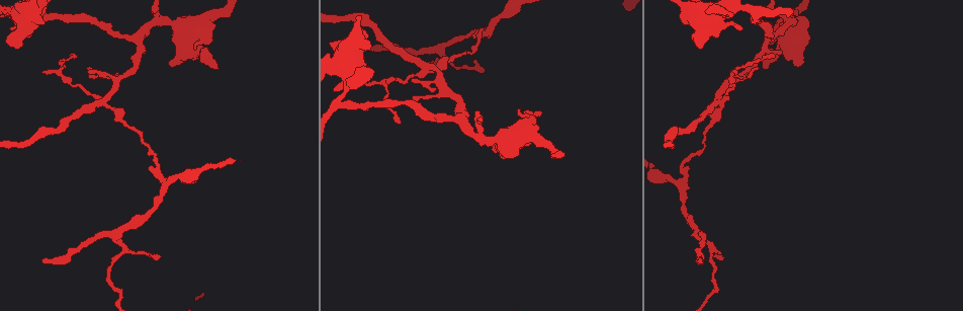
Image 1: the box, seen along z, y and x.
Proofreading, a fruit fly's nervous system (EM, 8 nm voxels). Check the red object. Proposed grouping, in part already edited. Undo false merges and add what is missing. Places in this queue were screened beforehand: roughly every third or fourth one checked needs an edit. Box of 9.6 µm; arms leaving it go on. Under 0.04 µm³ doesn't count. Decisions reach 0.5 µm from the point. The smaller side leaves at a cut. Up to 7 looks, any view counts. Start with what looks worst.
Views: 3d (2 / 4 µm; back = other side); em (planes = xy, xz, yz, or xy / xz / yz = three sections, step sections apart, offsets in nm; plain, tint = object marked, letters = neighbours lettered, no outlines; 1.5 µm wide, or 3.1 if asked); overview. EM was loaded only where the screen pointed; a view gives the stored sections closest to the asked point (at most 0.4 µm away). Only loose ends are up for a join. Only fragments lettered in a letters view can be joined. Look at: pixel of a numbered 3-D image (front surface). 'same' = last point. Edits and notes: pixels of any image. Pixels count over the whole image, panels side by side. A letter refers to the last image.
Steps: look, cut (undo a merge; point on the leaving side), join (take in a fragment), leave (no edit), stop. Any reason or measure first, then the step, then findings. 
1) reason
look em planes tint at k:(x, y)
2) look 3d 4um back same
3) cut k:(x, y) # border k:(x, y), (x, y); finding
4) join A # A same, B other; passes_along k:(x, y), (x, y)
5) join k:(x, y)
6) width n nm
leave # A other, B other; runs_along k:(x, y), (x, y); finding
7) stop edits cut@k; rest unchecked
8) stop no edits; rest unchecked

free end
look 3d 2um at 1:(43, 258)

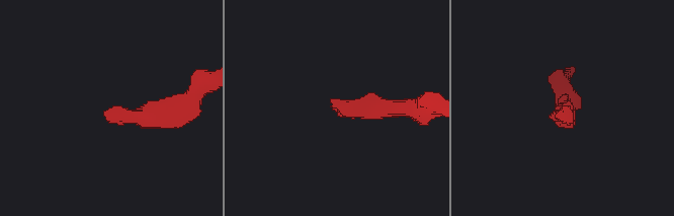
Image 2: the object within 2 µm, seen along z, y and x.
now the EM
look em planes plain at 2:(330, 101)

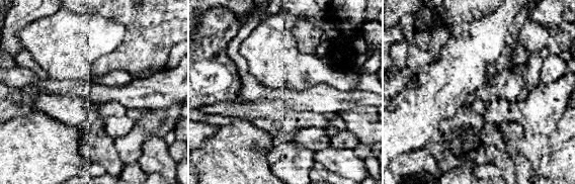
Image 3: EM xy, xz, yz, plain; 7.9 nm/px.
look em planes letters same

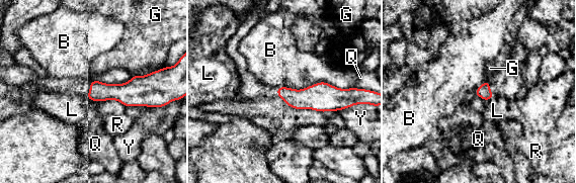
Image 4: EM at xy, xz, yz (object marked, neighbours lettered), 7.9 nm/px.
leave # B other, G other, L other, Q other, R other, Y other; border 4:(276, 87), (346, 89); none of them fits

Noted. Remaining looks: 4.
a fork
look 3d 2um at 1:(106, 103)

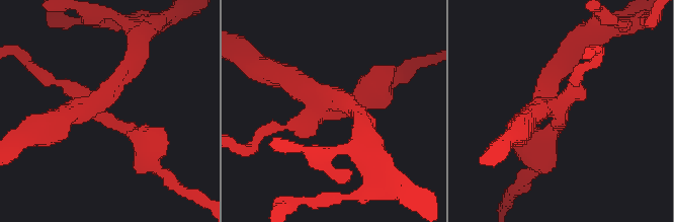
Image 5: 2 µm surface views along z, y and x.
look em planes tint at 5:(101, 102)

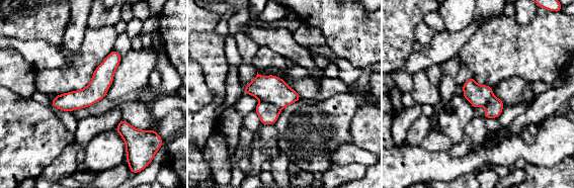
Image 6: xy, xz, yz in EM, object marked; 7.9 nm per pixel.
what lies round it
look em planes letters same

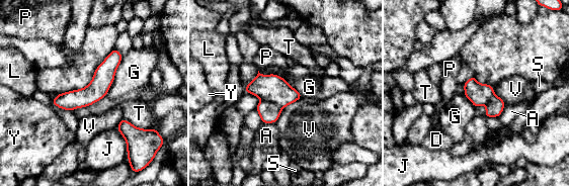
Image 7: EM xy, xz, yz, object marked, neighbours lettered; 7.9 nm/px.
longest_contact G 340 nm
cut 7:(269, 112) # A other, D other, G other, J other, L other, P other, S other, T other, V other, Y other; border 7:(262, 99), (269, 100), (282, 107); two cells meet here

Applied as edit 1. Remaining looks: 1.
stop edits cut@7; rest unchecked

